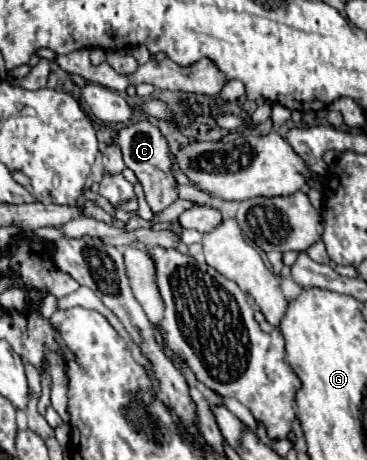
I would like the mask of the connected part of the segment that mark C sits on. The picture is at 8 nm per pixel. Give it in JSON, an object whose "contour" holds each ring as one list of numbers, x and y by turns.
{"contour":[[134,121,132,125,118,131,118,145,122,149,126,167,132,169,136,173,138,181,142,183,150,209,154,213,160,213,166,207,170,207,178,199,178,195,176,195,176,189,174,189,176,181,170,175,172,163,168,159,168,143,162,137,160,129,152,123,148,123,148,121]]}

